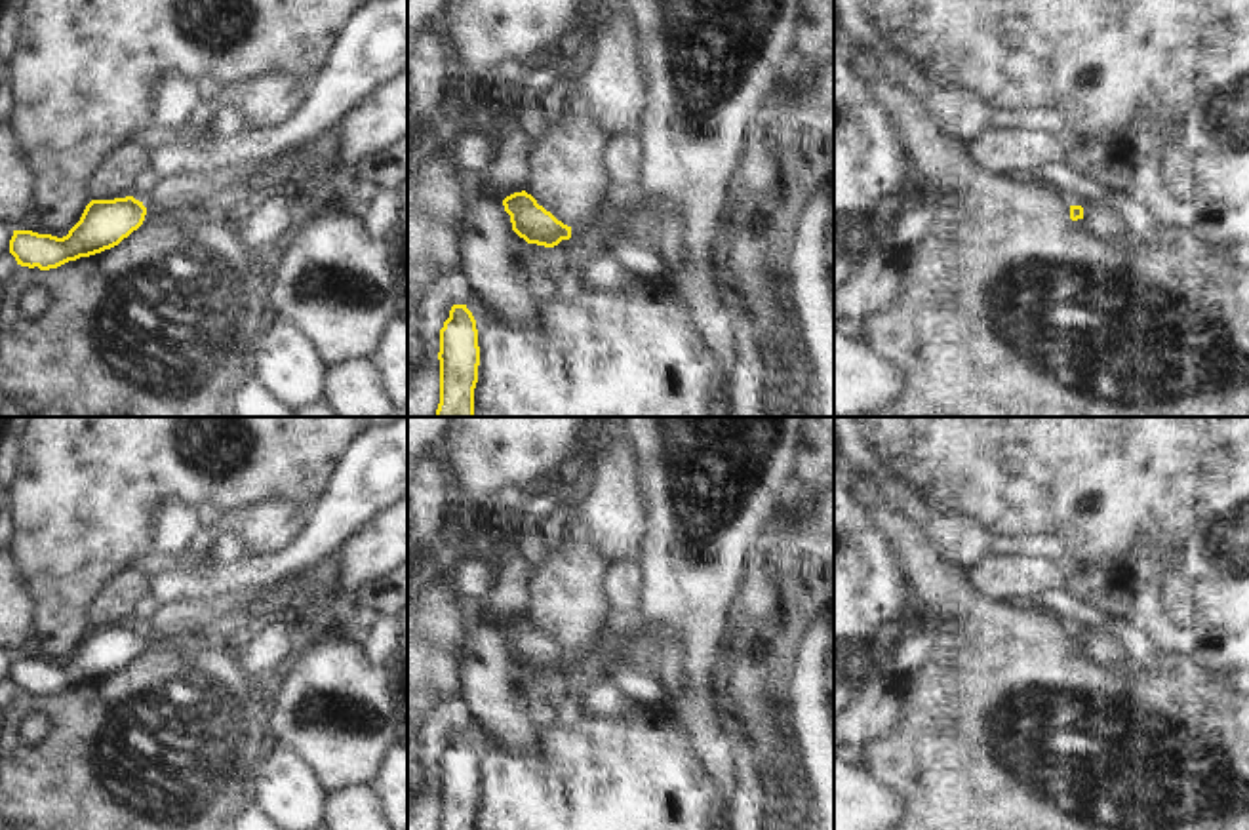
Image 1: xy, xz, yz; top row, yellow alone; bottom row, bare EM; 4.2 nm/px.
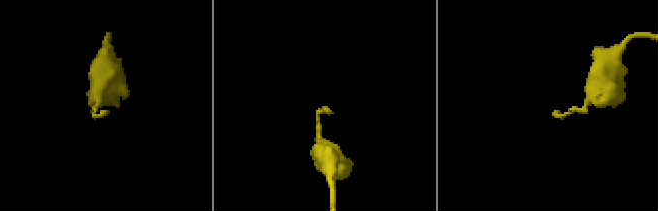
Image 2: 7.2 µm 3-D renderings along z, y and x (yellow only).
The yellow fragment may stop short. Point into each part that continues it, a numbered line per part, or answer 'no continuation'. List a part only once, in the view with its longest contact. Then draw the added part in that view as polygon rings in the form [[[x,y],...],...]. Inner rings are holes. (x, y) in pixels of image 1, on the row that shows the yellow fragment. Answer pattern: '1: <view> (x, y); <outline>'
no continuation

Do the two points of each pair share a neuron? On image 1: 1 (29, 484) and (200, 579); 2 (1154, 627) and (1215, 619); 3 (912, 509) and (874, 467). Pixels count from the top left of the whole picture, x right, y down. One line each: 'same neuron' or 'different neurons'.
1: different neurons
2: same neuron
3: same neuron

